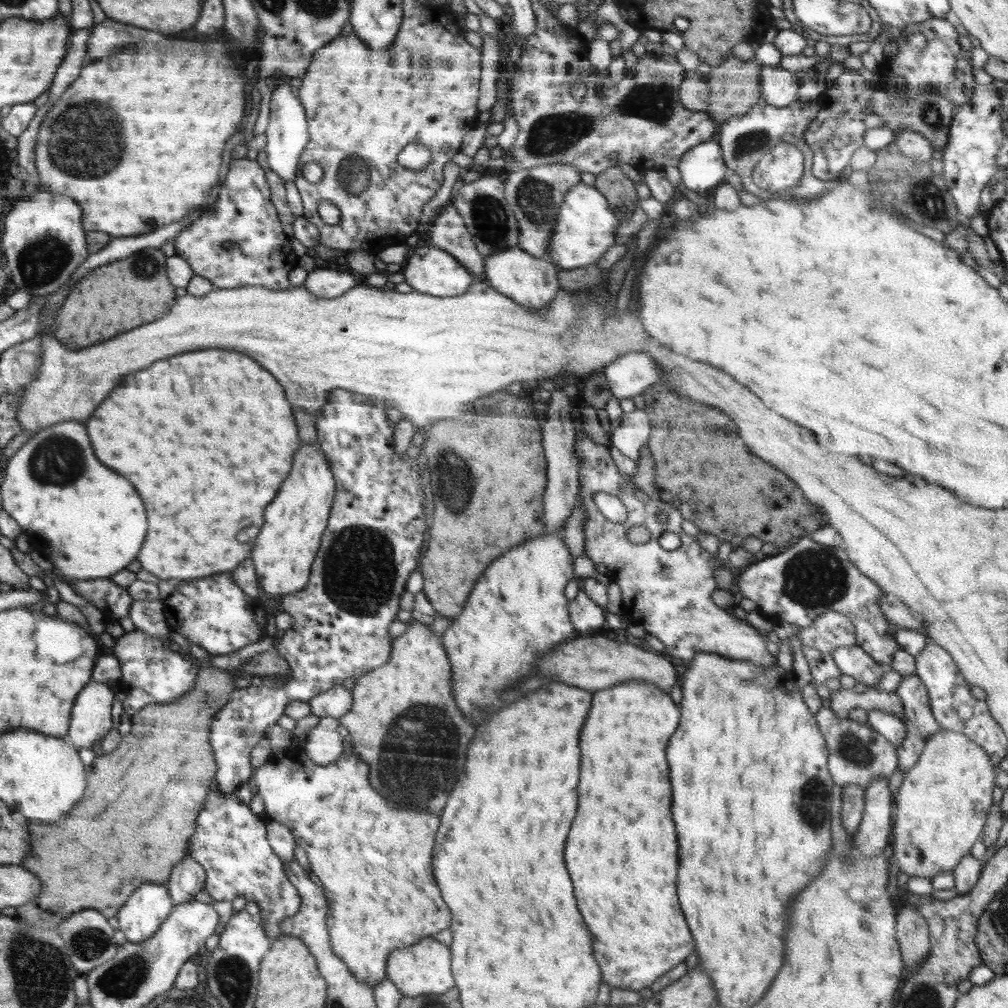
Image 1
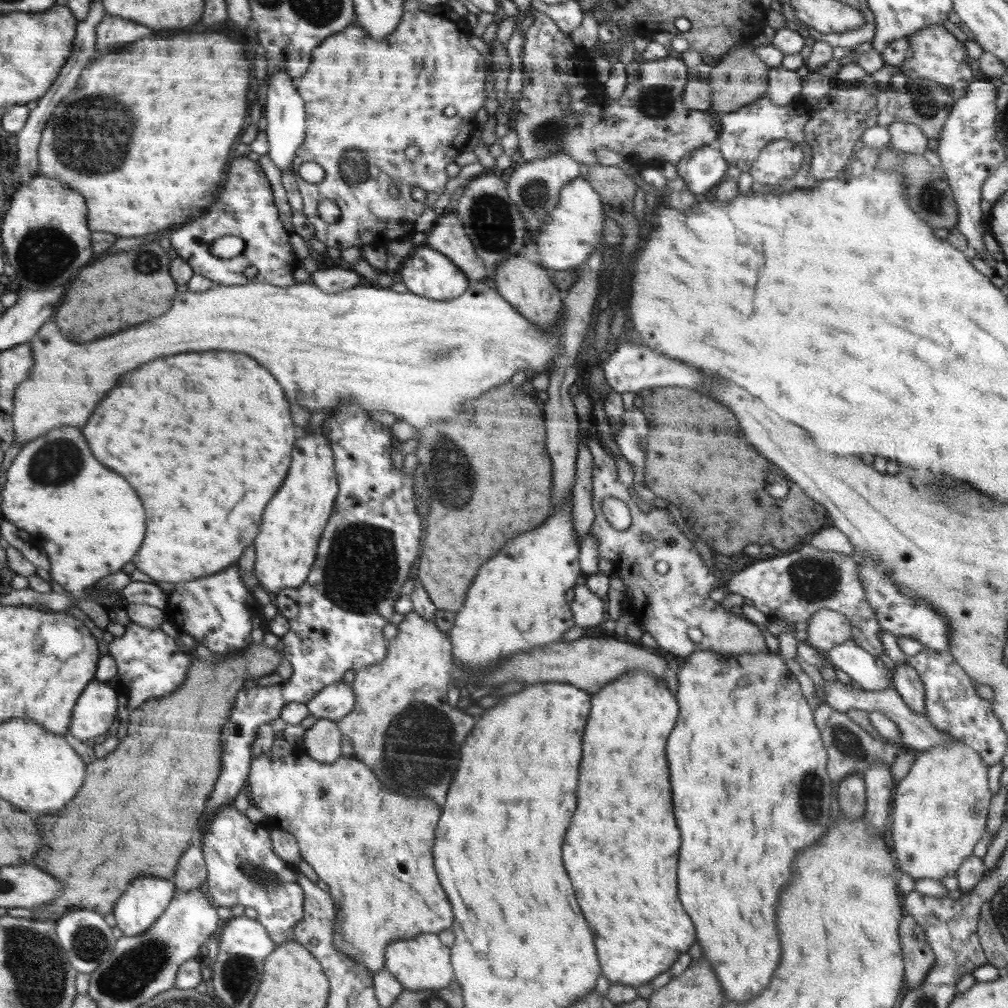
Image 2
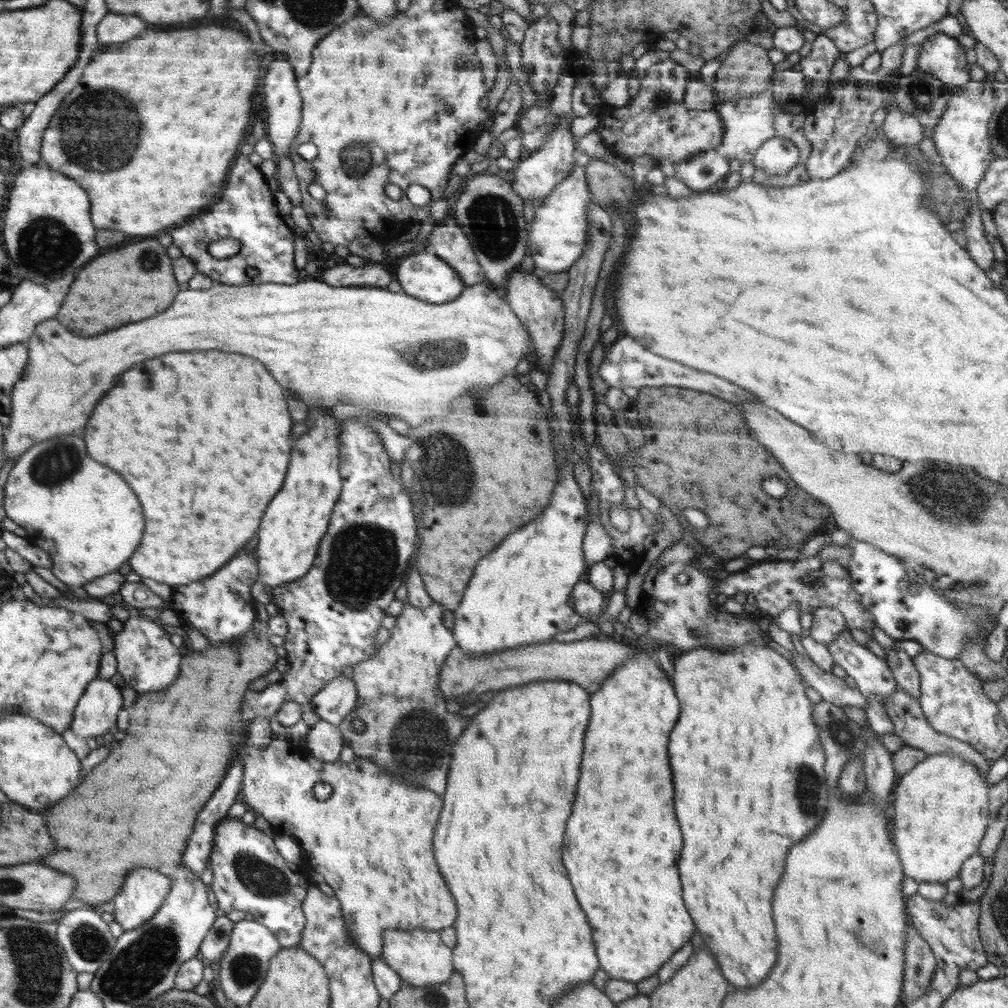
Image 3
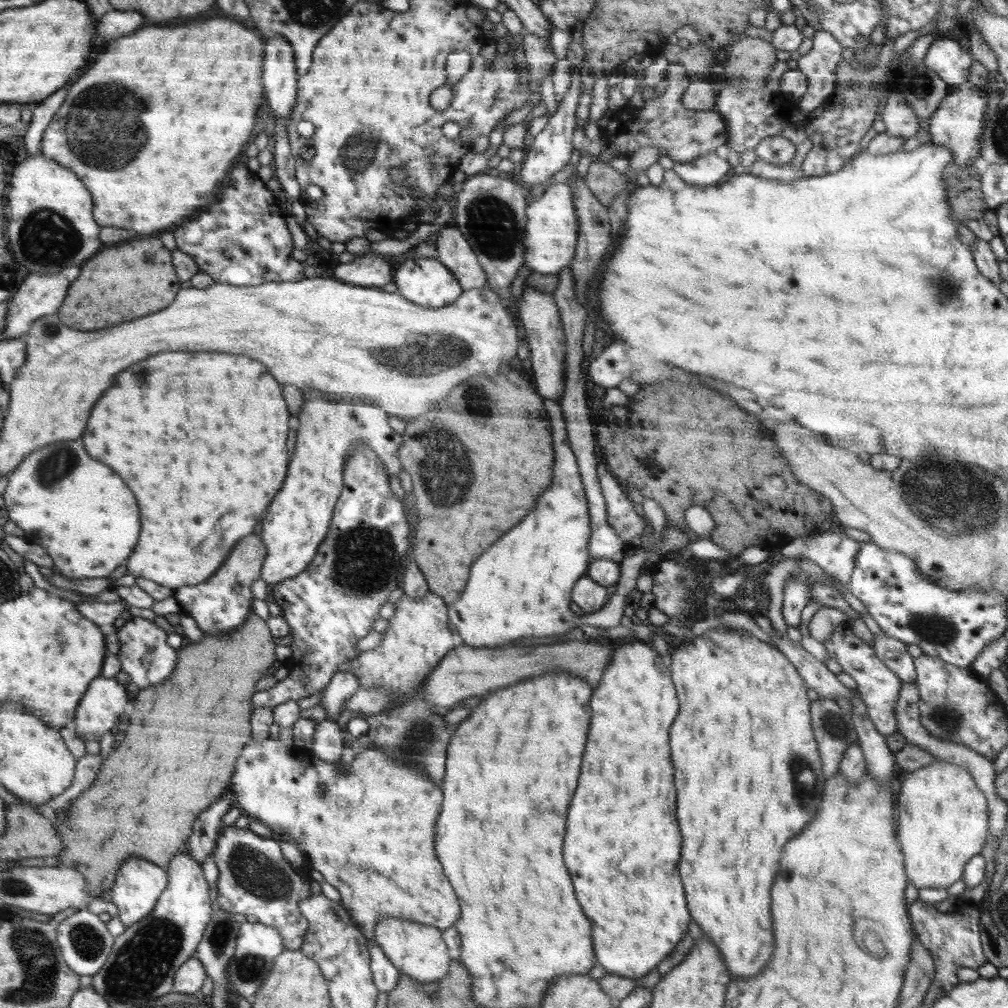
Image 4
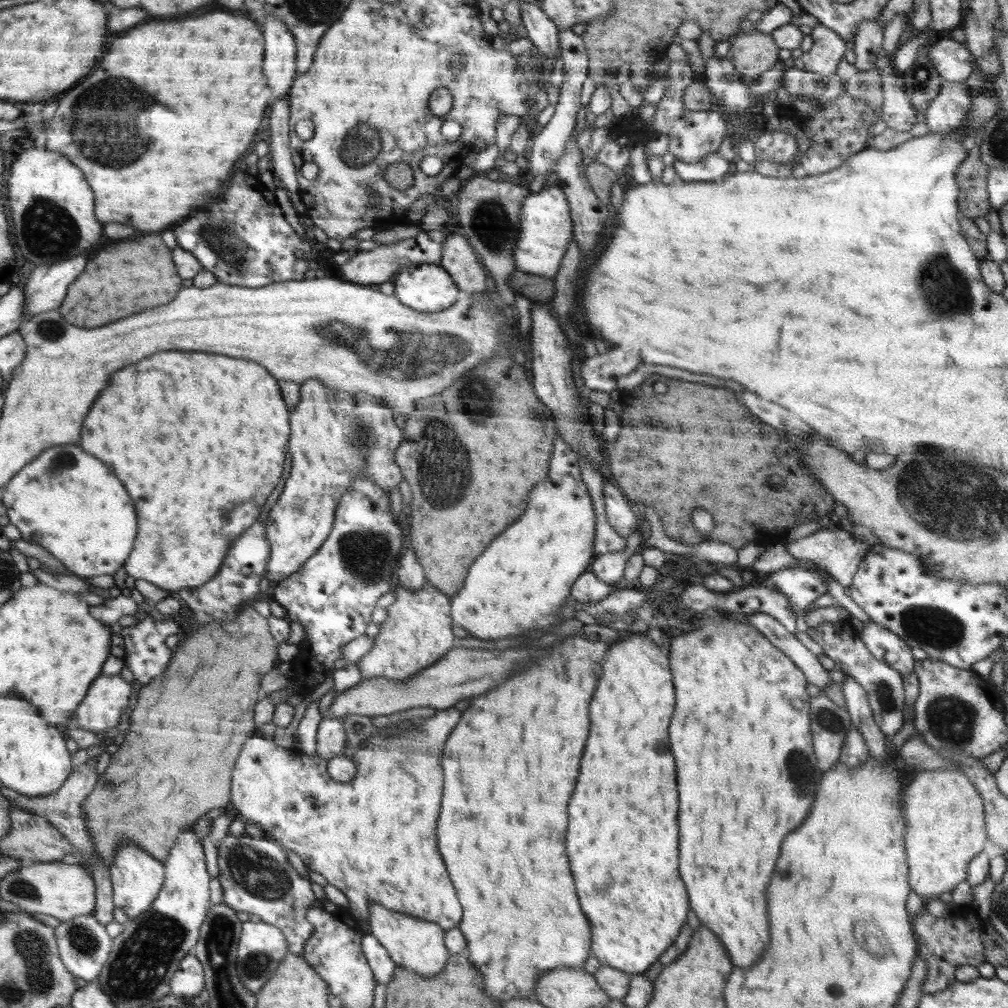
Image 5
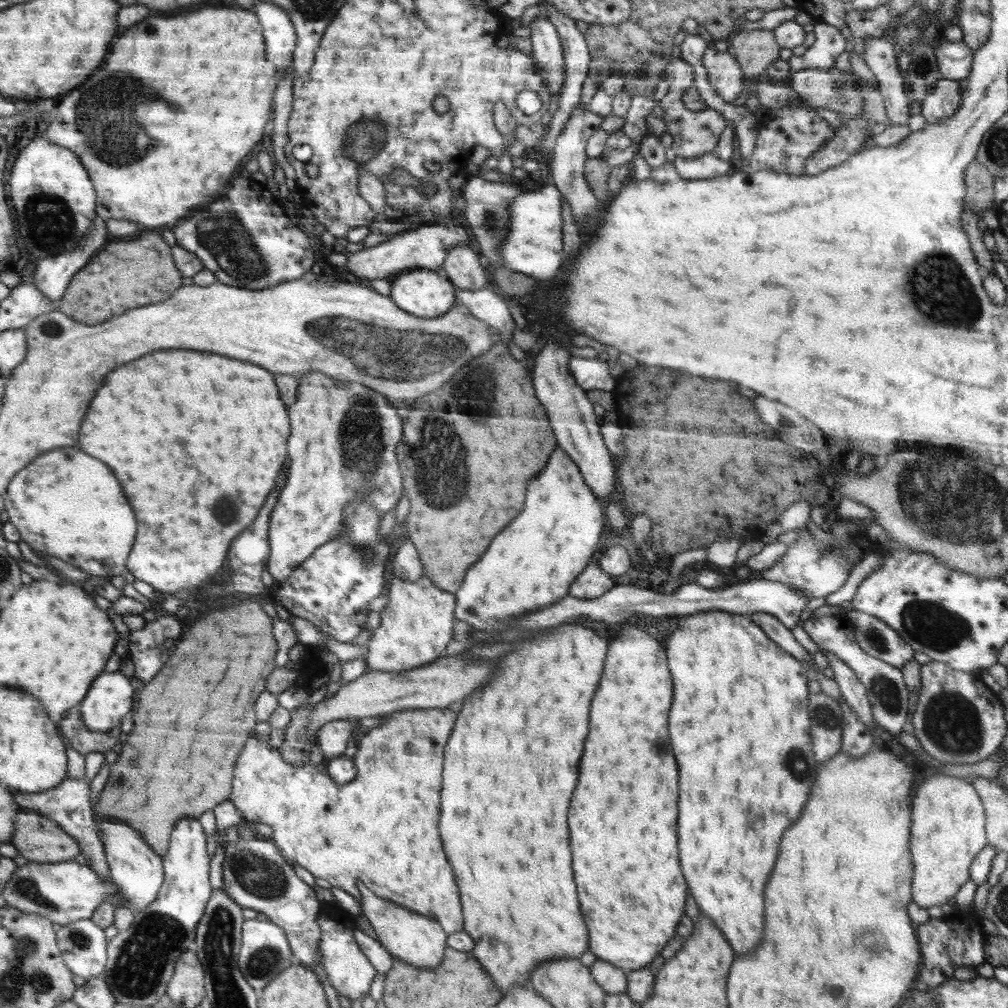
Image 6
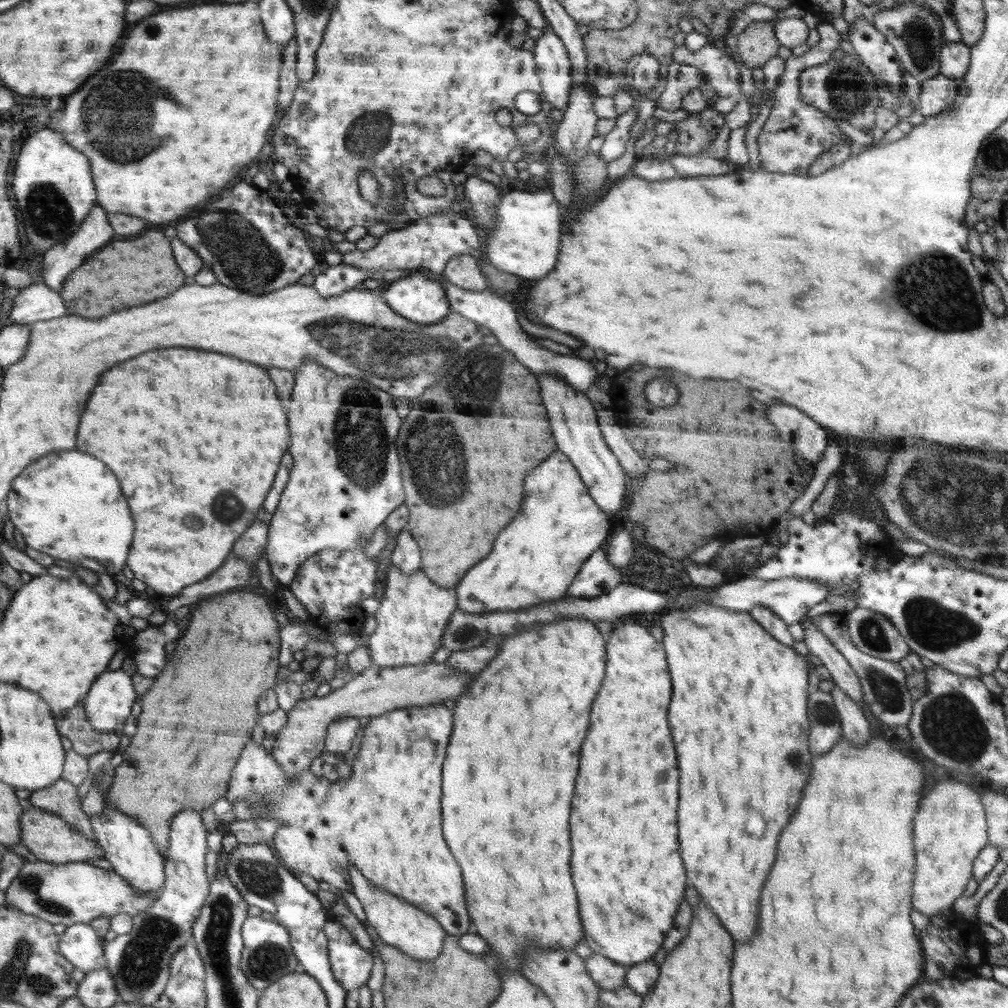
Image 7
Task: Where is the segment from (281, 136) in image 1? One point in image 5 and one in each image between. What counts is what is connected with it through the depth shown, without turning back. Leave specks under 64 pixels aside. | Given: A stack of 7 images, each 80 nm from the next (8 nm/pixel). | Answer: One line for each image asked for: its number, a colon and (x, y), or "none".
2: (286, 129)
3: (283, 101)
4: (281, 74)
5: (281, 54)

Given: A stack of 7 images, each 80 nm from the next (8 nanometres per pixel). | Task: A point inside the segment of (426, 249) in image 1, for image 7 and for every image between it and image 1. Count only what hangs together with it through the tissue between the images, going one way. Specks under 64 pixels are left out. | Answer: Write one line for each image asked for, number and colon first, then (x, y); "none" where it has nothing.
2: (427, 272)
3: (426, 276)
4: (426, 281)
5: (429, 288)
6: (426, 293)
7: (423, 300)

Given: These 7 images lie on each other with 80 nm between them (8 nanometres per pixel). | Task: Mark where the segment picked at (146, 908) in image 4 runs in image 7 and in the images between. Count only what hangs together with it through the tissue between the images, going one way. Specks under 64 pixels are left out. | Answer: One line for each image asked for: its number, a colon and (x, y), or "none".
5: (137, 878)
6: (138, 870)
7: (129, 849)

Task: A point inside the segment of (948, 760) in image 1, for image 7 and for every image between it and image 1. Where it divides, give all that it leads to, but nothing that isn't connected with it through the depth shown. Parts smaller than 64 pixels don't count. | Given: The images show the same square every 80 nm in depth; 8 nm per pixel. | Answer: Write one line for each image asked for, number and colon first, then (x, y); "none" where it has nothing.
2: (941, 806)
3: (941, 807)
4: (943, 821)
5: (945, 829)
6: (948, 819)
7: (950, 829)

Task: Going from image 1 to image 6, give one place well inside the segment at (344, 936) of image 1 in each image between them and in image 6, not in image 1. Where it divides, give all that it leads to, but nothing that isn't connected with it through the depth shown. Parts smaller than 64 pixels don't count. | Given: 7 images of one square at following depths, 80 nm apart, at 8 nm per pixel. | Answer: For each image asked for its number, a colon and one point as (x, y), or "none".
2: (372, 846)
3: (371, 840)
4: (371, 835)
5: (374, 837)
6: (380, 829)

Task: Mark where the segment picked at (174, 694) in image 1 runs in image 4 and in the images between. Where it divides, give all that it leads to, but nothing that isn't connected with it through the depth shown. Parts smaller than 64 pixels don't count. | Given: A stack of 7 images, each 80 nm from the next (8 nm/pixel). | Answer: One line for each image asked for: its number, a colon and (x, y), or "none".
2: (150, 664)
3: (147, 658)
4: (144, 655)

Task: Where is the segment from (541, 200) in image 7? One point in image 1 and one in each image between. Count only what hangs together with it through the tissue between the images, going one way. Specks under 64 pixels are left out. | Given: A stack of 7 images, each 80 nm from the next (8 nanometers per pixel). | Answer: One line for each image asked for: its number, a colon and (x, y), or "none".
1: (586, 227)
2: (575, 229)
3: (558, 236)
4: (552, 228)
5: (546, 228)
6: (534, 246)

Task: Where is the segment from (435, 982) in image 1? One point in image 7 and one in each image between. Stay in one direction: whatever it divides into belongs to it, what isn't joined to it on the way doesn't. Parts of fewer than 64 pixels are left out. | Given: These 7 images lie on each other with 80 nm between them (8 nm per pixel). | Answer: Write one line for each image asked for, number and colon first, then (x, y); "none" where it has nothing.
2: (422, 962)
3: (419, 956)
4: (419, 950)
5: (414, 943)
6: (412, 937)
7: (399, 923)

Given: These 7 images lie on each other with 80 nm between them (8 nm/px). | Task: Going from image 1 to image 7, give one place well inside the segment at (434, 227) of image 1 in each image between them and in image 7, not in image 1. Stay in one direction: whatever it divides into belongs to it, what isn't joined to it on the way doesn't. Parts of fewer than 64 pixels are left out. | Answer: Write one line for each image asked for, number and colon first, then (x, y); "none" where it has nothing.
2: (448, 235)
3: (450, 242)
4: (454, 249)
5: (459, 260)
6: (462, 267)
7: (462, 270)

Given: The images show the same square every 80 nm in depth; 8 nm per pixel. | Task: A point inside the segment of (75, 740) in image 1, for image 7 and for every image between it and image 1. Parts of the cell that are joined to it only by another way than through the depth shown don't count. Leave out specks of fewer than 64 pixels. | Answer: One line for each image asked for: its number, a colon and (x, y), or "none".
2: (95, 713)
3: (97, 713)
4: (100, 711)
5: (108, 697)
6: (111, 698)
7: (109, 704)

